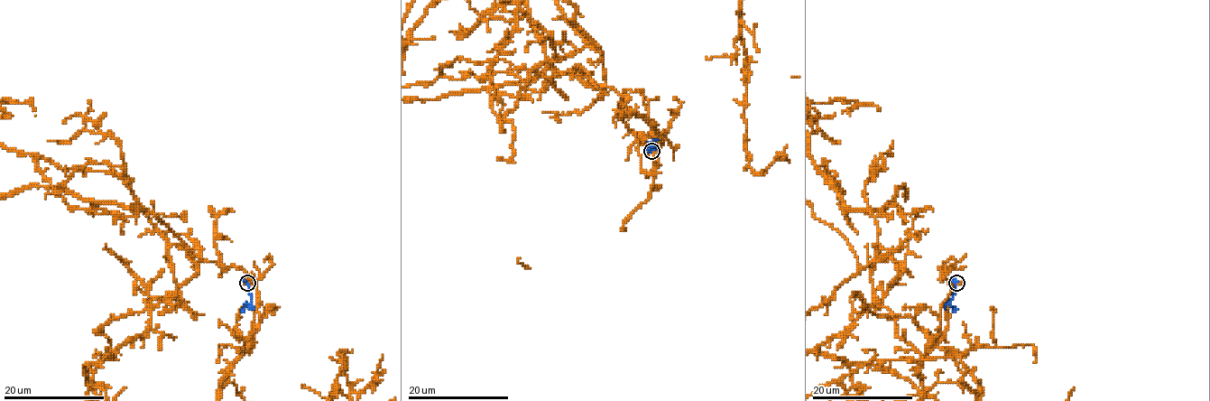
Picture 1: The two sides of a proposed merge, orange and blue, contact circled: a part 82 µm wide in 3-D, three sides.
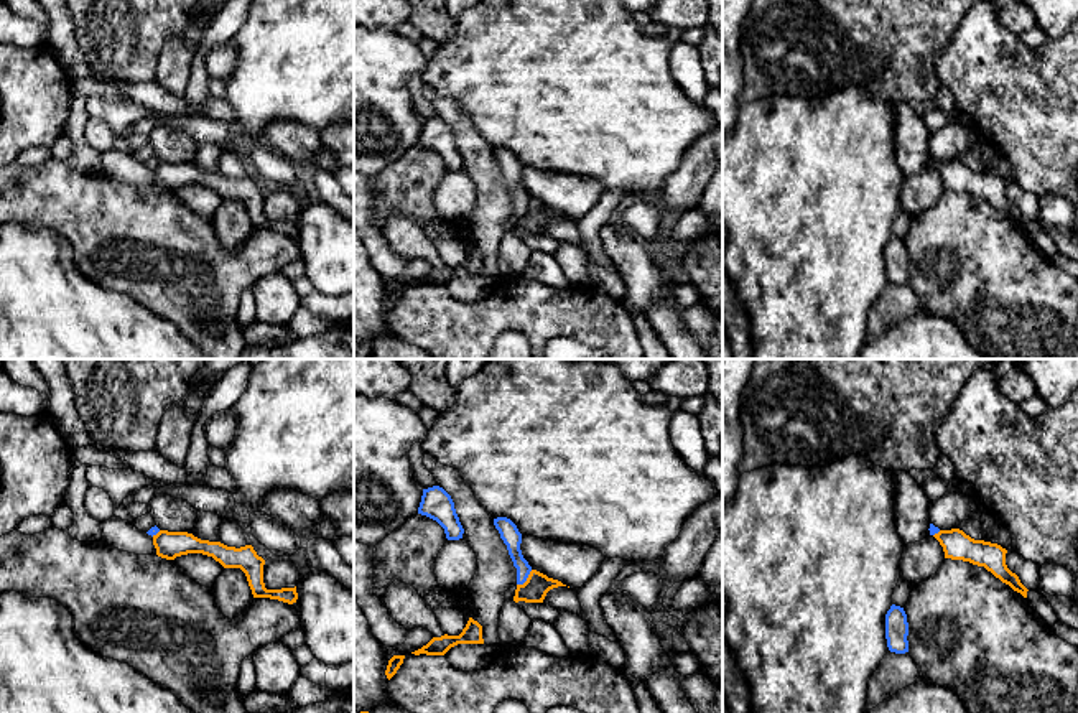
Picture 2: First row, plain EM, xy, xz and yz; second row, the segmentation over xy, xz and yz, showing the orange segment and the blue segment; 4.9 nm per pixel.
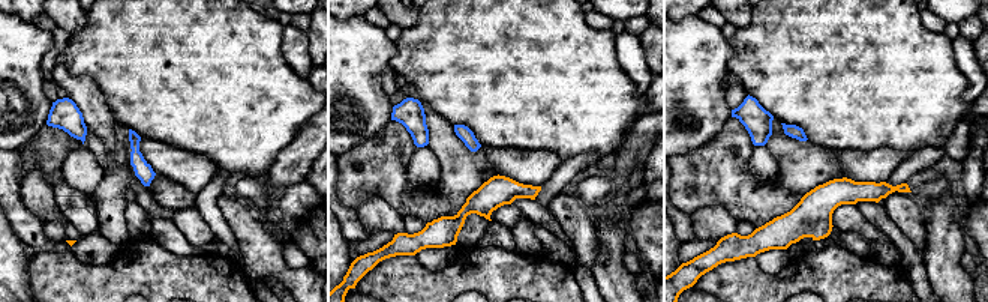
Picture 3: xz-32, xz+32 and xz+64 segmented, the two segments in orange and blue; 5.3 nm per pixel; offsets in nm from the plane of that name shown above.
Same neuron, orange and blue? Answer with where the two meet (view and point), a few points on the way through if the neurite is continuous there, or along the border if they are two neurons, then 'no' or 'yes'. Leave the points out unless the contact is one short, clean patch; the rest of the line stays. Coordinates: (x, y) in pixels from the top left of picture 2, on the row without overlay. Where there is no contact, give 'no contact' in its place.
meets orange in xz at (527, 211); border along xz (532, 201), (517, 216); no

